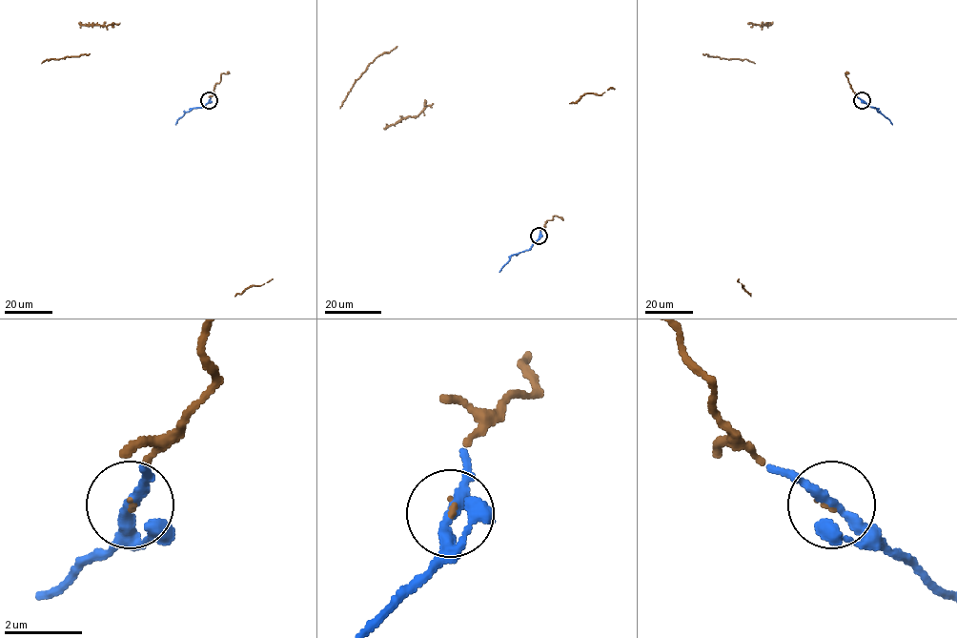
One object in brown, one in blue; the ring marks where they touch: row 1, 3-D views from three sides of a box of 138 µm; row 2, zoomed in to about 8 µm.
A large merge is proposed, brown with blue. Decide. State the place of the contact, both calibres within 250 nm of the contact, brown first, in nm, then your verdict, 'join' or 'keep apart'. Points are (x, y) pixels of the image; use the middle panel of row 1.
place (539, 236); calibres 50 and 280 nm; join

